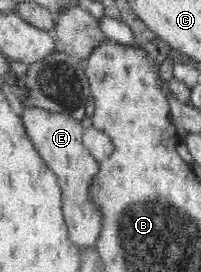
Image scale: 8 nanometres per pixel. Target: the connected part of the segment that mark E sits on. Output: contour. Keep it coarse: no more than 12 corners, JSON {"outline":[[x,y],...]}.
{"outline":[[23,107],[28,140],[56,174],[71,242],[95,247],[102,214],[87,197],[99,163],[81,120]]}

